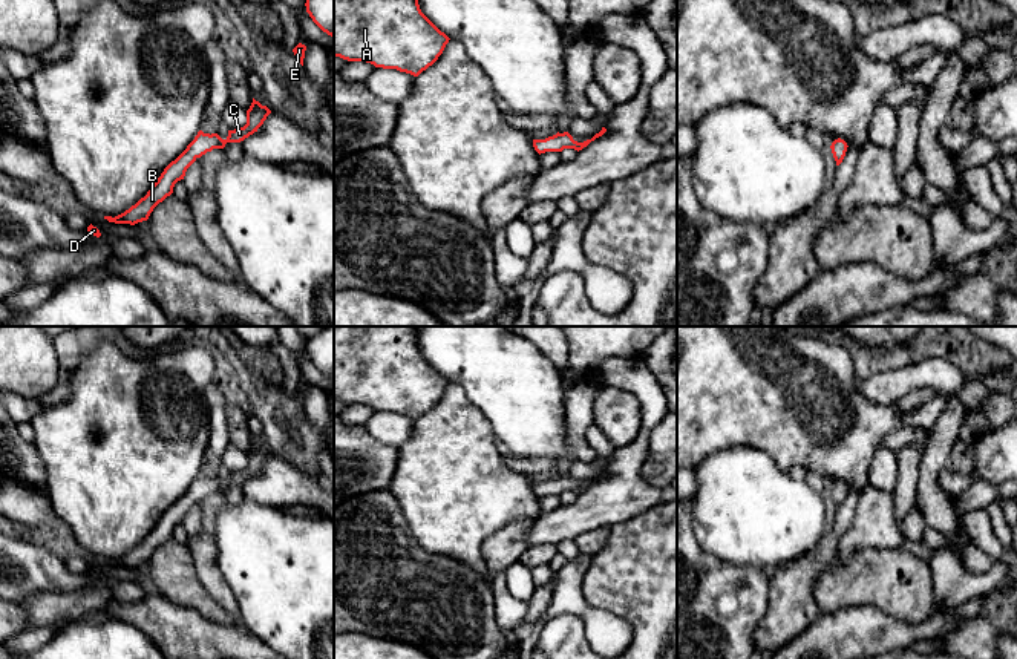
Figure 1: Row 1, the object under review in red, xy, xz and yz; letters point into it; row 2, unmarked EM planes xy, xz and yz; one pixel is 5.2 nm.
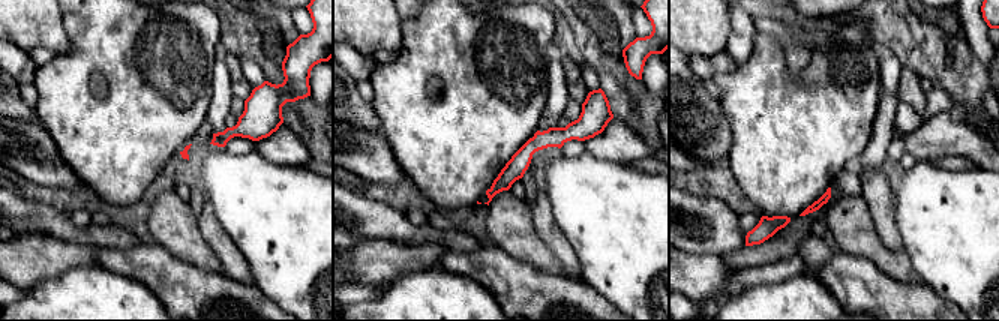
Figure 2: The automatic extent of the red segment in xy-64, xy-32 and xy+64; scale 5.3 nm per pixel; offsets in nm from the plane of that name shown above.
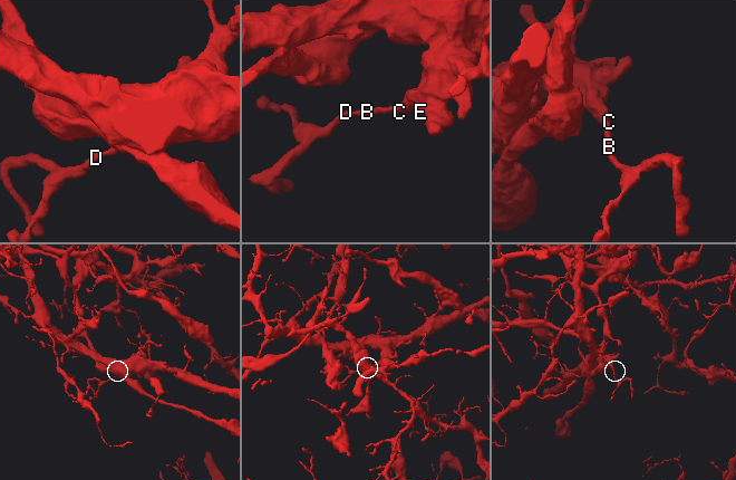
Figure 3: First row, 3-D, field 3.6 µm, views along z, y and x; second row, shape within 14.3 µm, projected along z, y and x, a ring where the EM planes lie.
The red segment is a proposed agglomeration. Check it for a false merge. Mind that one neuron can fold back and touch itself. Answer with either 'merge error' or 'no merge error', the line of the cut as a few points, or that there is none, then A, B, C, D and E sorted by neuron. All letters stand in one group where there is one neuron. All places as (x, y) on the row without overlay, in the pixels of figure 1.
no merge error; no cut; A B C D E

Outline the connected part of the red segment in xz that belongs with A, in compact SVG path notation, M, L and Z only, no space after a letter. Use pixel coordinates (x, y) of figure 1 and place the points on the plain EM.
M334 326L334 400L418 420L449 383L421 356L417 326Z

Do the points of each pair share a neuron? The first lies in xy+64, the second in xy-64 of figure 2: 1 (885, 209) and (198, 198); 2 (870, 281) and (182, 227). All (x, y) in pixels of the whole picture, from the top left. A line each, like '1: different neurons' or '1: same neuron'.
1: different neurons
2: different neurons

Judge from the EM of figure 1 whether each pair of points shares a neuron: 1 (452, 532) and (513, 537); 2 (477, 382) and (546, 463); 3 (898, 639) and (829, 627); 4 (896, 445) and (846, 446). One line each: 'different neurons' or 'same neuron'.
1: different neurons
2: different neurons
3: same neuron
4: different neurons

